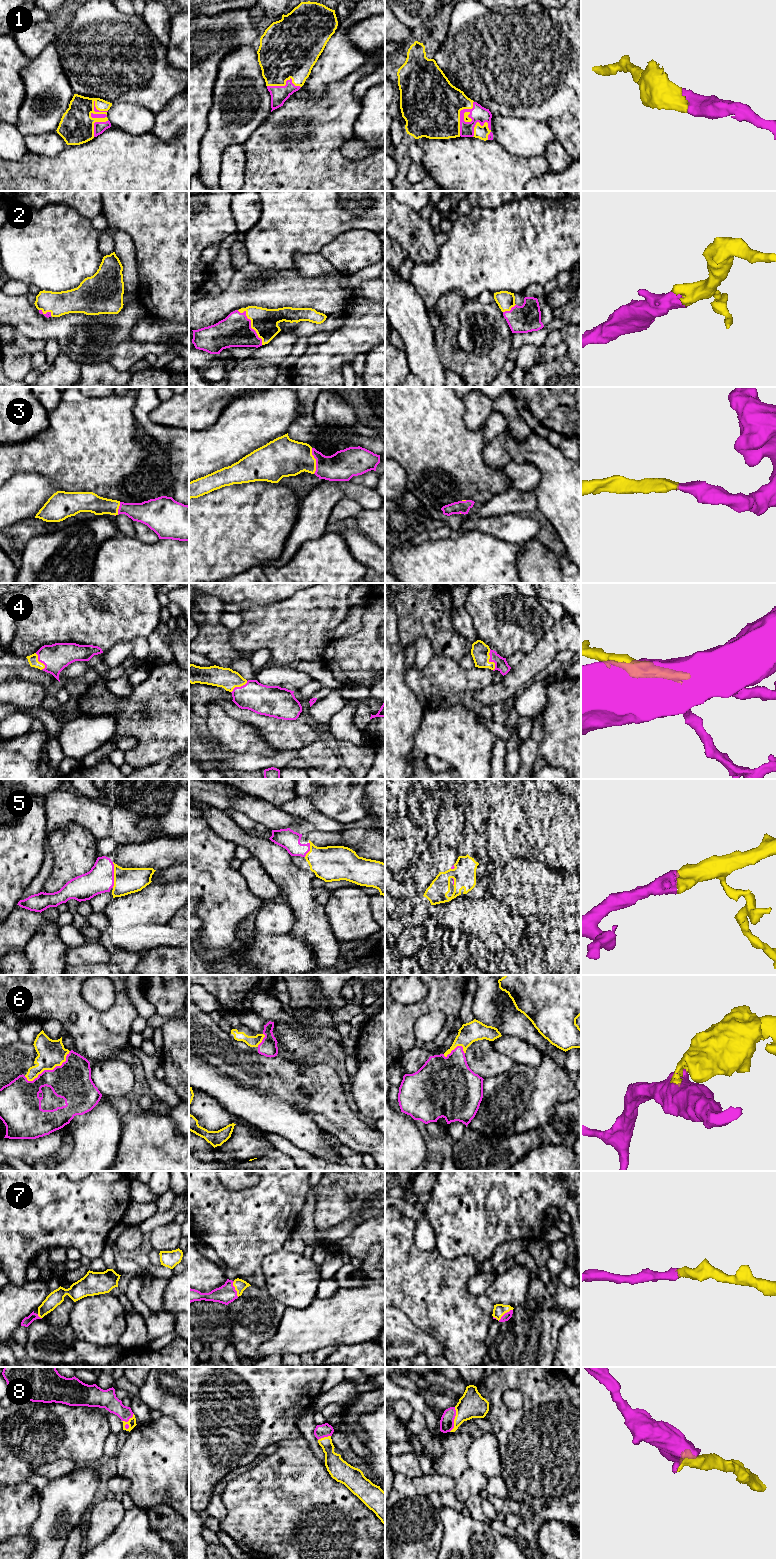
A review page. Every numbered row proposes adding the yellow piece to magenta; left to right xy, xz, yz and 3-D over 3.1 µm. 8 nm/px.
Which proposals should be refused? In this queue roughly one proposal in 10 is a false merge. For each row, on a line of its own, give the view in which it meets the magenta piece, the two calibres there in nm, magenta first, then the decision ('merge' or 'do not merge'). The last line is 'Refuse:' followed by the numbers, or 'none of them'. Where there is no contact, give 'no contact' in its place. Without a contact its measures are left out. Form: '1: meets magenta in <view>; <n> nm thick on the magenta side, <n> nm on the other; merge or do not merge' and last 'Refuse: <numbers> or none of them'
1: meets magenta in xy; 30 nm thick on the magenta side, 280 nm on the other; merge
2: meets magenta in xz; 260 nm thick on the magenta side, 220 nm on the other; merge
3: meets magenta in xz; 240 nm thick on the magenta side, 300 nm on the other; merge
4: meets magenta in yz; 100 nm thick on the magenta side, 150 nm on the other; merge
5: meets magenta in xy; 220 nm thick on the magenta side, 200 nm on the other; merge
6: meets magenta in xy; 300 nm thick on the magenta side, 220 nm on the other; merge
7: meets magenta in yz; 60 nm thick on the magenta side, 100 nm on the other; merge
8: meets magenta in xy; 150 nm thick on the magenta side, 60 nm on the other; merge
Refuse: none of them

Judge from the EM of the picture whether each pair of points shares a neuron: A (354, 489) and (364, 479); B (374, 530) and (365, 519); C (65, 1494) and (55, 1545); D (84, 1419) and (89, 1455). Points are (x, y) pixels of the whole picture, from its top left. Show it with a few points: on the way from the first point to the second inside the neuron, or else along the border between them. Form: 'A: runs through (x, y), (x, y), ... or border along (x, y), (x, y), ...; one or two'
A: border along (349, 480), (374, 488); two
B: runs through (373, 527), (368, 522); one
C: runs through (60, 1507), (53, 1514), (50, 1532); one
D: runs through (84, 1428), (85, 1446); one

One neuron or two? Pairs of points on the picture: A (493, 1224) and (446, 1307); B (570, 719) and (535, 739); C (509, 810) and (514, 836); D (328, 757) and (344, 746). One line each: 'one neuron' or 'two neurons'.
A: two neurons
B: two neurons
C: one neuron
D: two neurons

